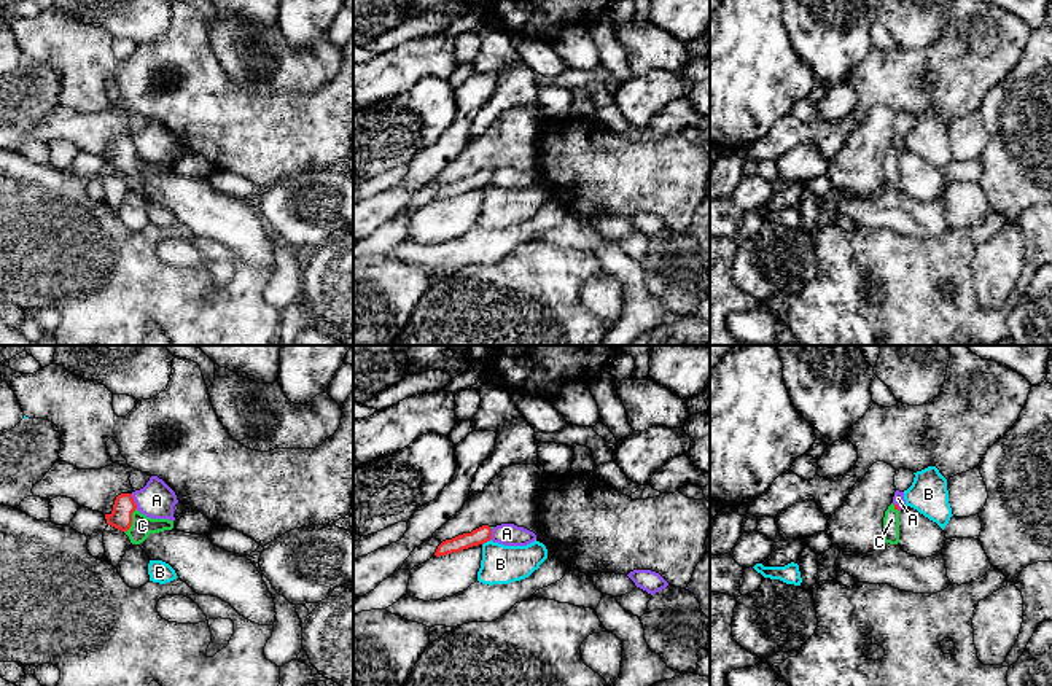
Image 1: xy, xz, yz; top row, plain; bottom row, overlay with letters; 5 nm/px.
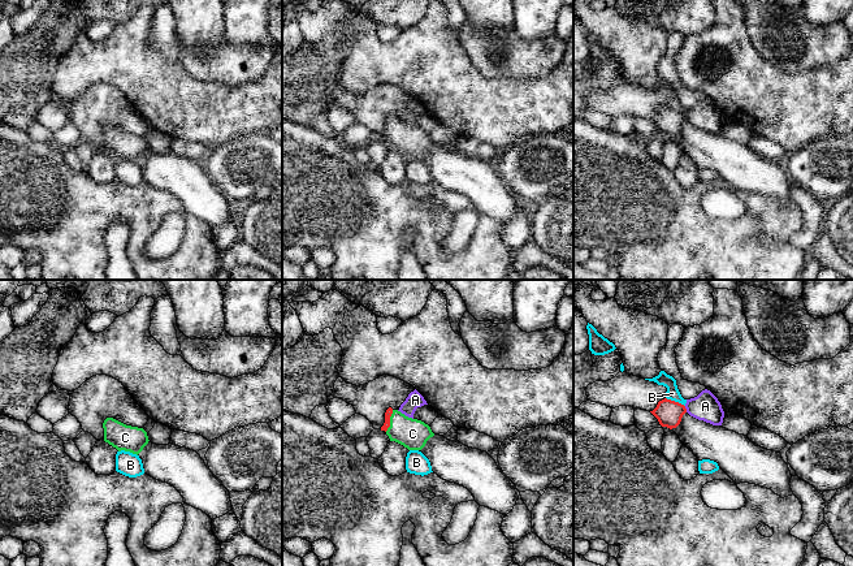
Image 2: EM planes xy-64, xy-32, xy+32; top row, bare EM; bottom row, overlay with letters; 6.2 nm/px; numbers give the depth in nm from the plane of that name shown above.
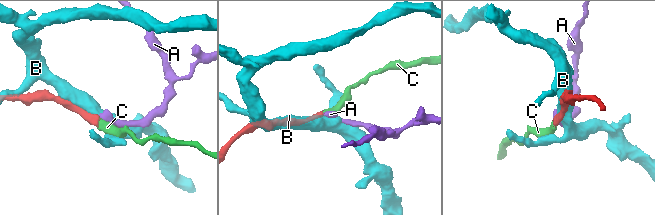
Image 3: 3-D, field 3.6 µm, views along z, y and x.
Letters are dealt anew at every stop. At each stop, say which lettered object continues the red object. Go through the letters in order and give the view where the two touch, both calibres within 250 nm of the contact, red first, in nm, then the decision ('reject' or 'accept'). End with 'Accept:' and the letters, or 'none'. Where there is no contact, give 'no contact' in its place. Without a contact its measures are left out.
A: xy | 110/190 nm | reject
B: xz | 90/200 nm | reject
C: xy | 110/110 nm | accept
Accept: C

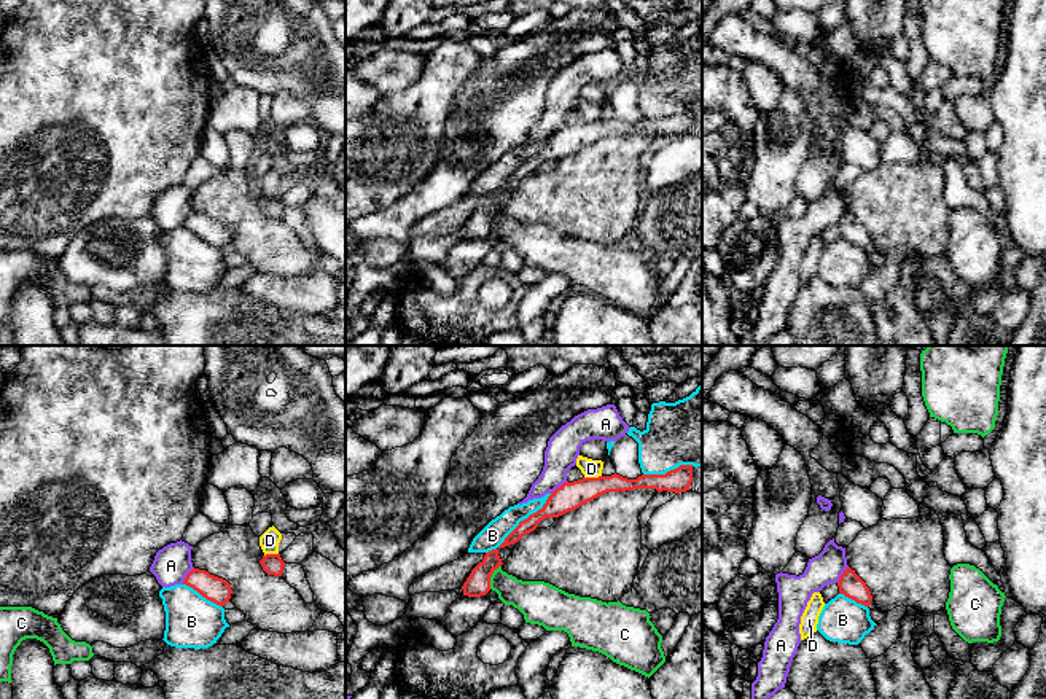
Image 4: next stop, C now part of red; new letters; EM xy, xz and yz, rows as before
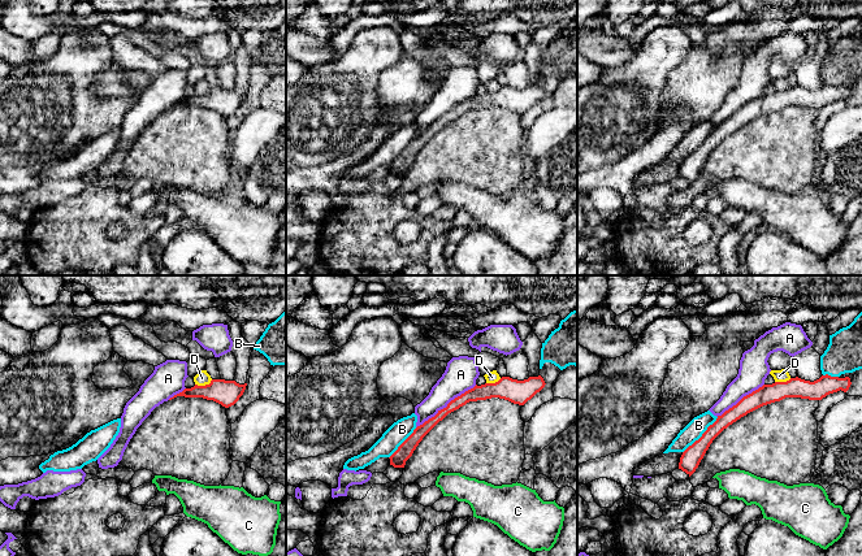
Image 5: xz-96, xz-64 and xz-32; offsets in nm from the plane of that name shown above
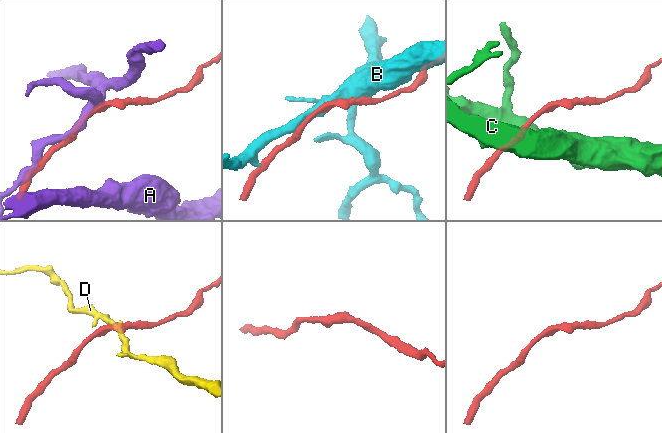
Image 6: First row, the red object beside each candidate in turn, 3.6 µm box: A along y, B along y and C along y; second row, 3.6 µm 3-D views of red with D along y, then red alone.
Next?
A: xz | 140/160 nm | reject
B: xz | 130/120 nm | reject
C: xz | 120/190 nm | reject
D: xz | 140/100 nm | reject
Accept: none

